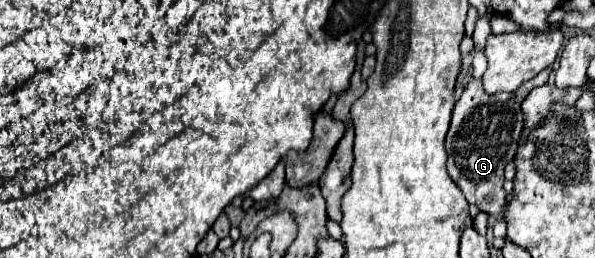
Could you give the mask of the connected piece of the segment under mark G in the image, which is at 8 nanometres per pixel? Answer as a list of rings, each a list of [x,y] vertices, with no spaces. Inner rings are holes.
[[[548,66],[530,82],[524,82],[524,86],[520,86],[514,94],[488,96],[482,88],[482,82],[472,80],[464,88],[460,100],[456,102],[450,130],[446,136],[448,174],[462,190],[468,204],[476,204],[482,212],[490,216],[496,216],[502,212],[502,208],[506,208],[506,192],[502,188],[504,166],[514,160],[518,144],[520,144],[520,134],[522,134],[520,104],[532,88],[548,82],[548,76],[552,70],[554,68]]]

